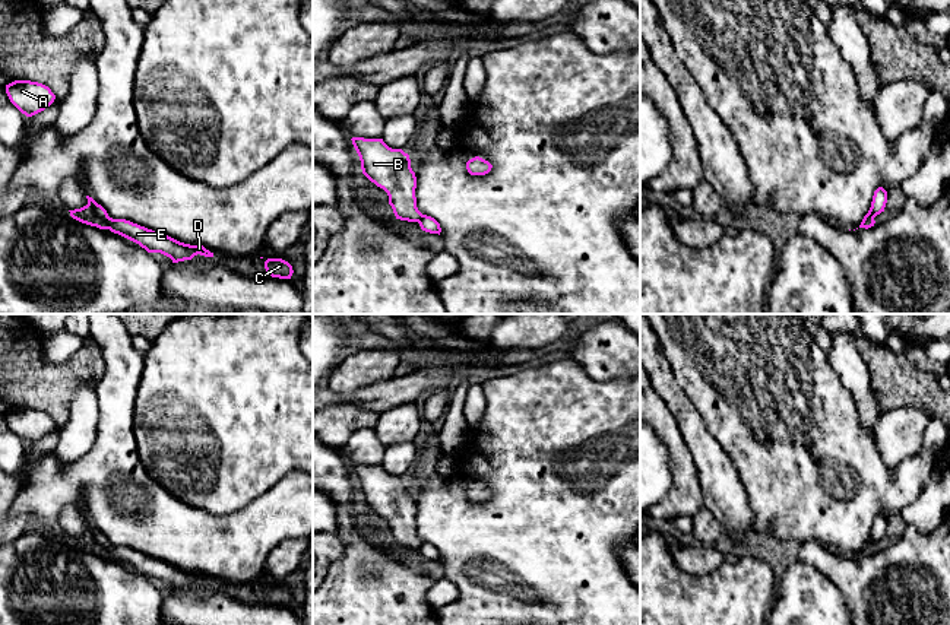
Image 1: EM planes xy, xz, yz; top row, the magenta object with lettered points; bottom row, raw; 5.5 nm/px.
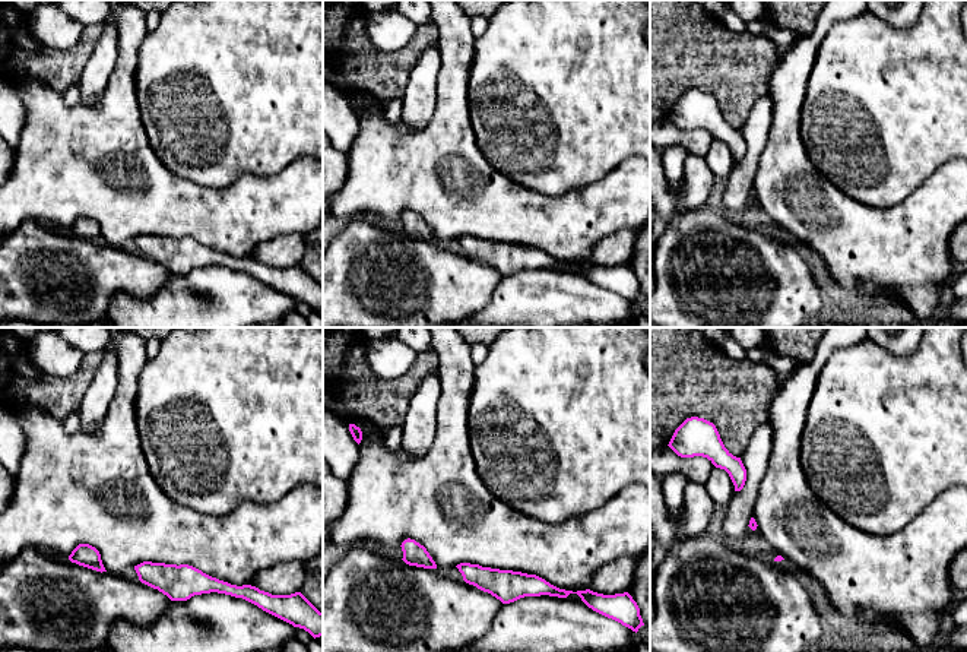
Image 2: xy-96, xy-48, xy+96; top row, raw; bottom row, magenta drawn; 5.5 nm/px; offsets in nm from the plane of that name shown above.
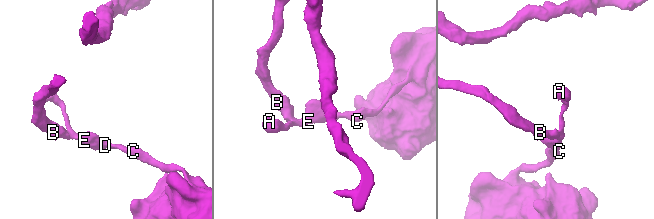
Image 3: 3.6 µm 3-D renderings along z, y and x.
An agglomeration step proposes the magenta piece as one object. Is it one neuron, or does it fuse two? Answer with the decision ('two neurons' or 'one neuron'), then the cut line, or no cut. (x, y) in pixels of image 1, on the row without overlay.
two neurons; cut in xy along (88, 529), (105, 549), (107, 555)

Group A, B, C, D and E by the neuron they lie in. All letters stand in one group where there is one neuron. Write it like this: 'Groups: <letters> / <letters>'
Groups: A C D E / B

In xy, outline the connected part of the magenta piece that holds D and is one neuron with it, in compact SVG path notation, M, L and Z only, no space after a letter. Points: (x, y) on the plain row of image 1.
M86 523L86 526L88 530L94 534L94 539L107 549L107 556L139 571L148 580L161 580L170 584L172 590L191 587L197 581L213 584L213 580L206 577L203 572L184 571L168 562L155 559L130 548L113 546L108 543L107 537L92 524Z

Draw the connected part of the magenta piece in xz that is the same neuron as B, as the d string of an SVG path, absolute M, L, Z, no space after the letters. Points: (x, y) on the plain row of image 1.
M352 464L362 501L383 515L396 546L419 549L424 543L417 534L417 504L409 482L389 475L383 466Z

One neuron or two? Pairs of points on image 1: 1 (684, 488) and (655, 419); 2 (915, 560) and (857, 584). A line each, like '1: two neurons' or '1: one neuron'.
1: one neuron
2: one neuron

